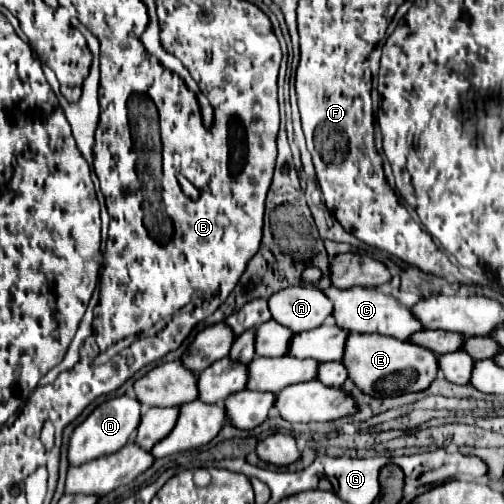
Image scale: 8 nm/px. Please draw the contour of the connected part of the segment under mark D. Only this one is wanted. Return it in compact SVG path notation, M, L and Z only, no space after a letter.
M119 396L119 398L111 398L111 400L103 402L89 414L89 418L83 424L79 424L75 428L71 442L69 442L69 464L79 466L79 464L85 464L99 456L117 452L131 440L139 422L141 422L141 402L137 398Z

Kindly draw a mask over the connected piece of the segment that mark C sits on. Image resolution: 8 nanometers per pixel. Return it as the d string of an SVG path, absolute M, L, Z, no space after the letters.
M335 286L327 288L325 294L333 300L333 318L339 328L347 332L367 332L367 334L387 334L399 340L409 340L415 332L423 330L421 322L411 314L411 308L403 306L395 296L383 294L375 288L349 288L349 290L339 290Z

